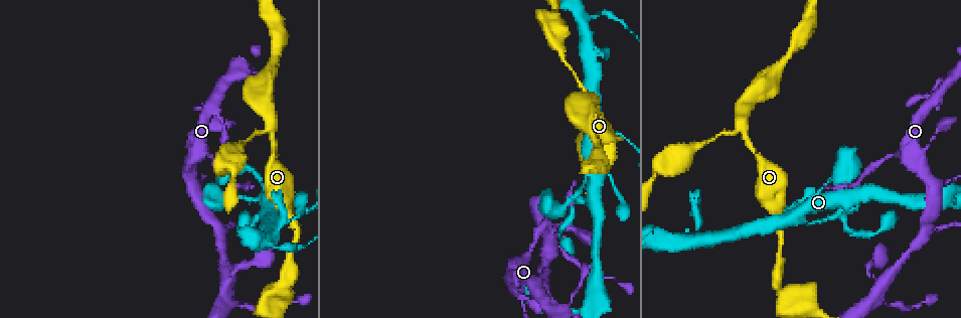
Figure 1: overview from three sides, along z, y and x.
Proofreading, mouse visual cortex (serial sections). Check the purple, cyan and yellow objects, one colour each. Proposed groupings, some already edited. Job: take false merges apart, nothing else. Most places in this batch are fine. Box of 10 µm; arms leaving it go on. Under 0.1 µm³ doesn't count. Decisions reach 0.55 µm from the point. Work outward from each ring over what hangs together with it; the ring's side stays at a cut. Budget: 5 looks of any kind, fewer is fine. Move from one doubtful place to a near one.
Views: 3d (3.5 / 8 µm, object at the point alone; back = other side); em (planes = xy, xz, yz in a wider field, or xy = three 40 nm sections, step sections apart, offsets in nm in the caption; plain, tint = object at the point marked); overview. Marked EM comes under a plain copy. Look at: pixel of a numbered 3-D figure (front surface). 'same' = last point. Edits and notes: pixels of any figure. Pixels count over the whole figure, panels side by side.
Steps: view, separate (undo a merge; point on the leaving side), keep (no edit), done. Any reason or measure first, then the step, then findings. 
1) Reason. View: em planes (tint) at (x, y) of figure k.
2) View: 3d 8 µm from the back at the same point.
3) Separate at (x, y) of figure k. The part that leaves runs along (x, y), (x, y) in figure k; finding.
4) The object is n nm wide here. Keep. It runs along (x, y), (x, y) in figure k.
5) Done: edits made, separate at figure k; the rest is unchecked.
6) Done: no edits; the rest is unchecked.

View: 3d 3.5 µm from the back at (846, 215) of figure 1.

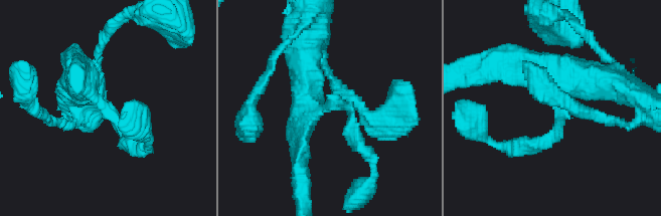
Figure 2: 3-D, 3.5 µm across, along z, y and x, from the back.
The arms are 150, 500 nm wide; shape alone is not enough. View: em xy step 1 (tint) at (557, 107) of figure 2.

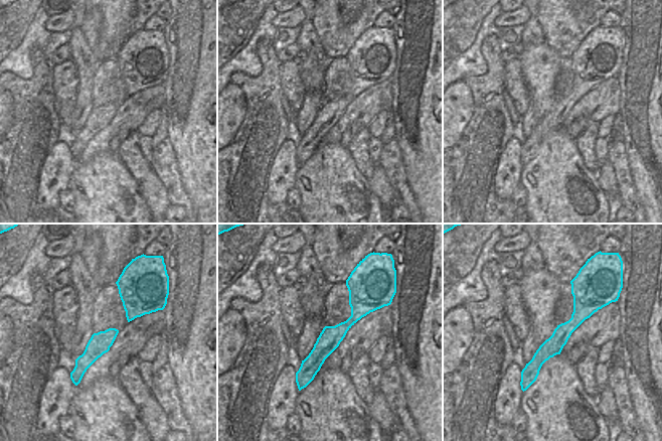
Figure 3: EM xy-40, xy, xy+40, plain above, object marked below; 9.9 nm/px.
Cut it another way. View: em planes (tint) at the same point.

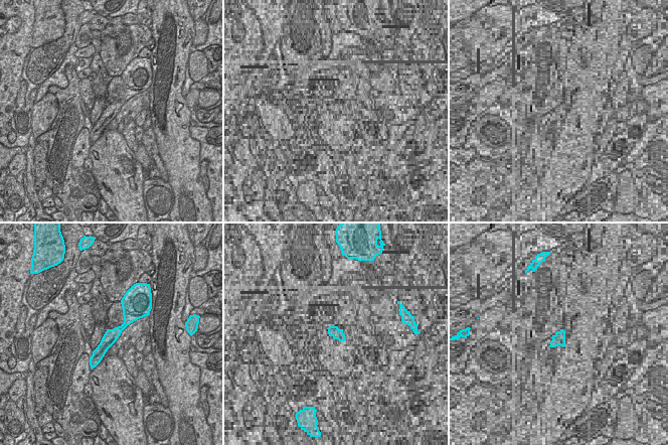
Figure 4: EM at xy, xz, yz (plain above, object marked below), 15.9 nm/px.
Keep. It runs along (130, 310), (128, 320), (92, 360) in figure 4; continuous, no second cell.

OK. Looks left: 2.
Calibre changes. View: 3d 3.5 µm from the back at (743, 126) of figure 1.

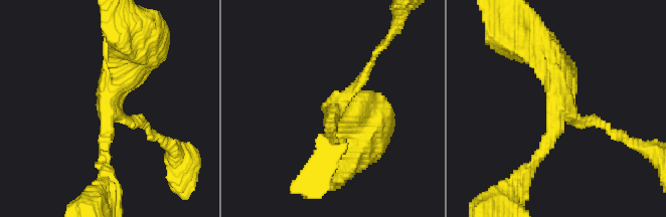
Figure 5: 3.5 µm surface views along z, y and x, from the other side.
View: em xy step 5 (tint) at (106, 106) of figure 5.

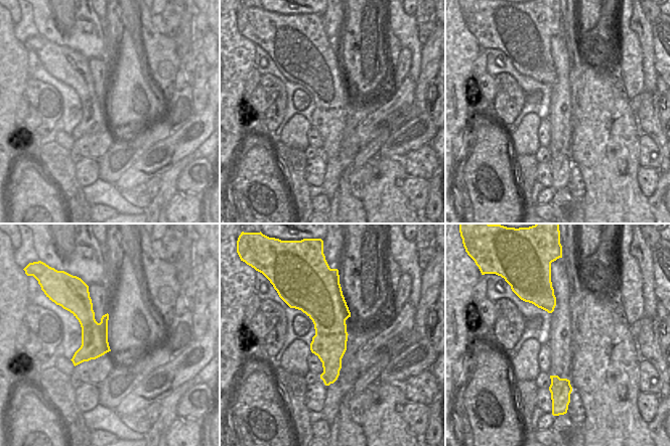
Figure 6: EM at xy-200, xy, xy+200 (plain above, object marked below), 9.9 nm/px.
The arms are 150, 150, 500 nm wide. Keep. It runs along (104, 169), (107, 95), (126, 52) in figure 5; continuous, no second cell.

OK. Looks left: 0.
Done: no edits; the rest is unchecked.

